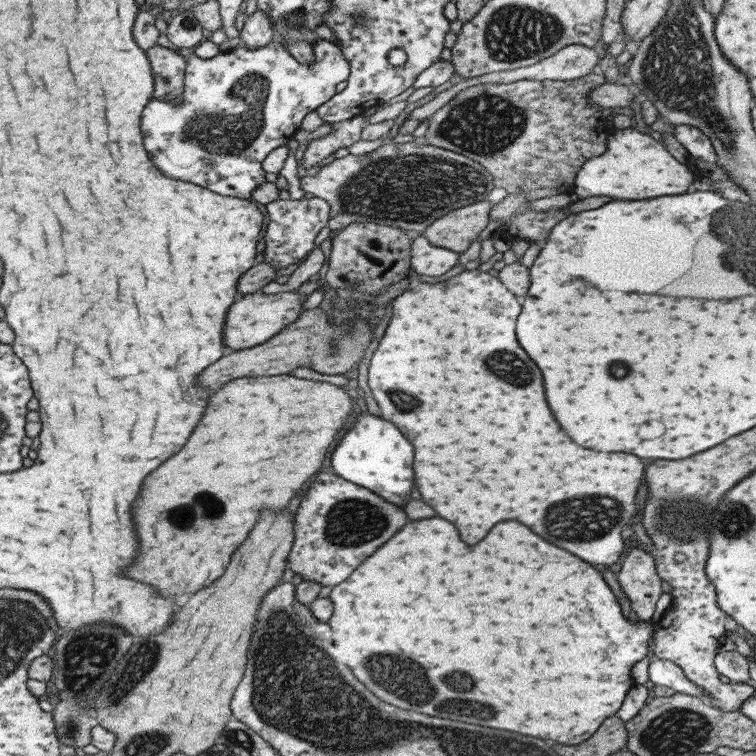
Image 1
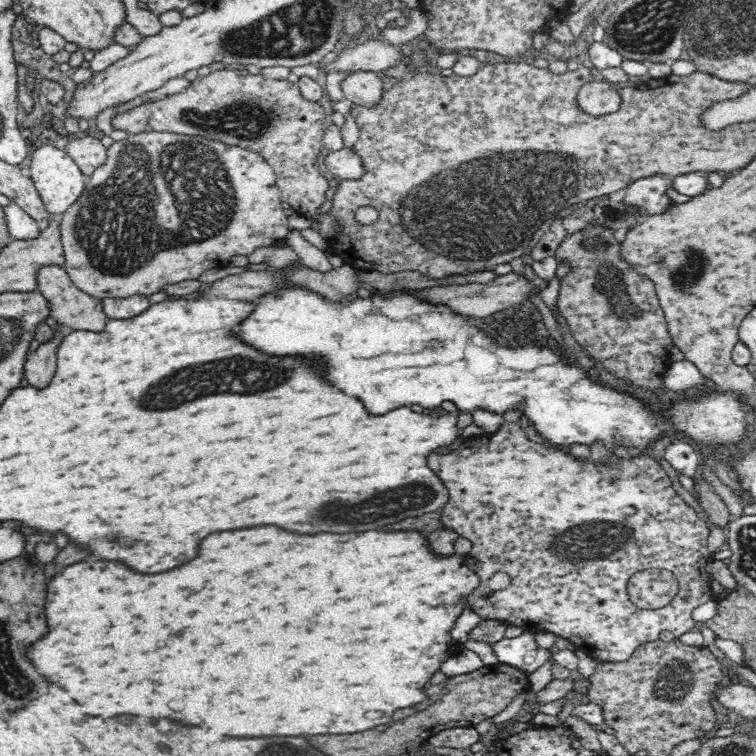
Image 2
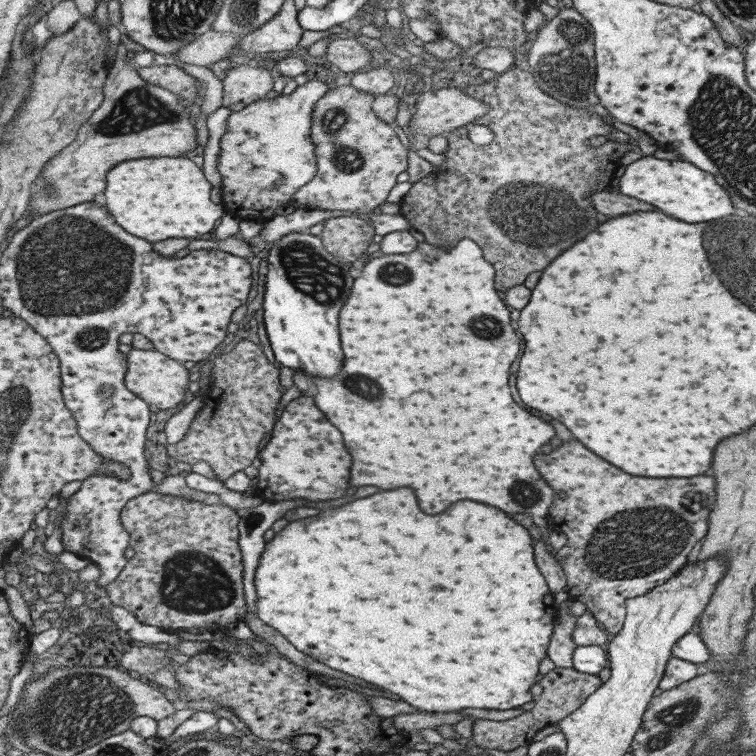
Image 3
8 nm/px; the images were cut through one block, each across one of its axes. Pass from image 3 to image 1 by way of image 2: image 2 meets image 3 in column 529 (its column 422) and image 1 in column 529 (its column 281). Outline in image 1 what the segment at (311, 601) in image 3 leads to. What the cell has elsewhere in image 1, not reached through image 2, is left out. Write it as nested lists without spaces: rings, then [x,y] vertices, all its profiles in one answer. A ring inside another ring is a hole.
[[[429,518],[405,524],[399,532],[395,532],[395,536],[391,536],[391,540],[379,546],[377,552],[373,552],[367,560],[363,560],[363,564],[359,564],[359,568],[351,572],[347,580],[343,580],[343,584],[335,586],[328,596],[333,600],[335,608],[331,618],[327,620],[327,626],[331,628],[333,644],[341,644],[341,648],[335,650],[339,652],[343,664],[349,670],[353,670],[357,680],[367,684],[367,688],[375,692],[375,696],[379,696],[381,700],[403,710],[423,712],[429,716],[449,718],[475,726],[503,728],[541,740],[549,738],[559,744],[579,744],[587,740],[605,718],[613,716],[619,710],[623,696],[633,686],[631,678],[633,662],[639,662],[647,654],[647,642],[654,630],[652,619],[631,624],[623,618],[617,598],[611,594],[611,590],[591,564],[571,556],[569,552],[553,544],[547,544],[519,522],[495,524],[495,528],[491,528],[491,532],[469,550],[463,548],[463,542],[459,540],[455,526],[441,518]]]

